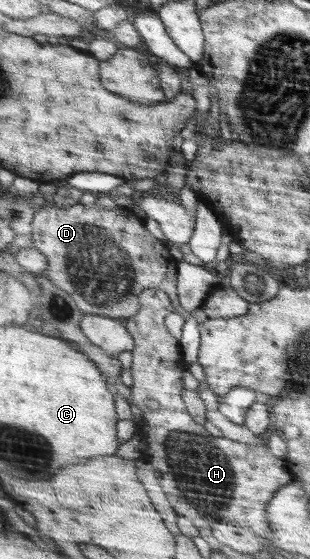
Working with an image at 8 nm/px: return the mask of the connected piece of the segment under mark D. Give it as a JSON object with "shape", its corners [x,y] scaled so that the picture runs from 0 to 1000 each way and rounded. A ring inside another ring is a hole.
{"shape":[[[394,360],[361,374],[345,374],[316,363],[290,369],[252,363],[232,369],[135,370],[119,374],[106,411],[106,442],[132,447],[158,467],[158,479],[142,488],[145,496],[229,524],[271,560],[406,572],[455,556],[448,528],[468,517],[519,513],[555,533],[571,558],[600,562],[584,547],[574,517],[581,467],[552,456],[542,433],[513,431],[487,413],[474,413],[468,390],[435,383],[429,370],[410,360]]]}

